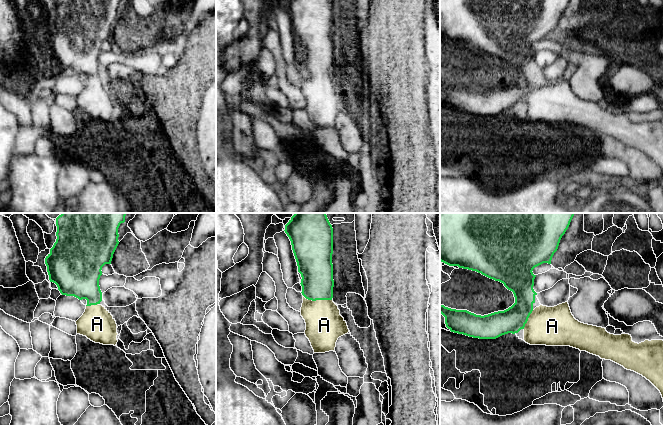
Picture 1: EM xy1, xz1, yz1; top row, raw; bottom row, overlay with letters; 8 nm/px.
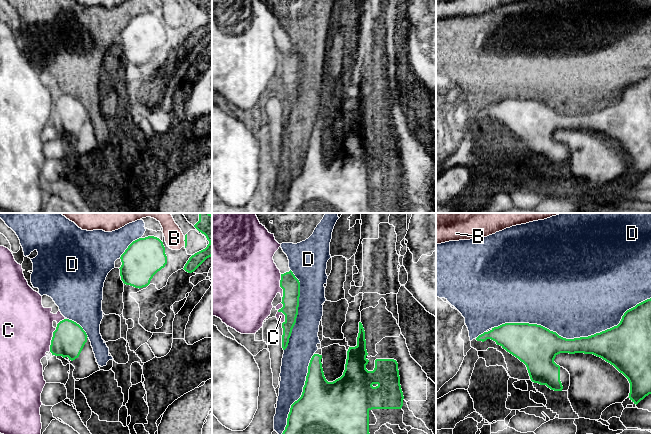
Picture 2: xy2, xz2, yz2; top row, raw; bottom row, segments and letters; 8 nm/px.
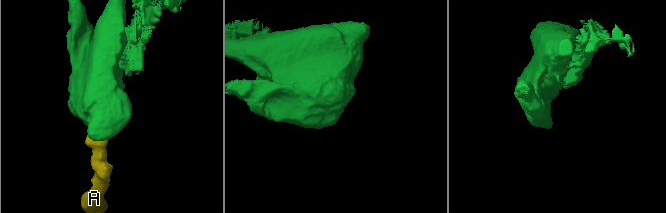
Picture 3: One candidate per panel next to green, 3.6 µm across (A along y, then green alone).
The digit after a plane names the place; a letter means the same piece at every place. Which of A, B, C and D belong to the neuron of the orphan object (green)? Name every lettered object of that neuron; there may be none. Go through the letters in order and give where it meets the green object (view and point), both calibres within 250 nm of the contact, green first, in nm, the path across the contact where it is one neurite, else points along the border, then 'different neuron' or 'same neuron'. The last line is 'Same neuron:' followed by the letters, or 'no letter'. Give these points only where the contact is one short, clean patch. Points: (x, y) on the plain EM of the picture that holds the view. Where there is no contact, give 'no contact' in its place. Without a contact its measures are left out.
A: meets green in xz1 at (317, 75); 260 nm thick on the green side, 300 nm on the other; runs through xz1 (316, 44), (317, 75), (318, 86), (324, 101); same neuron
B: meets green in xy2 at (185, 19); 20 nm thick on the green side, 160 nm on the other; different neuron
C: meets green in xz2 at (281, 87); 150 nm thick on the green side, 70 nm on the other; different neuron
D: meets green in yz2 at (574, 114); 240 nm thick on the green side, 500 nm on the other; different neuron
Same neuron: A

